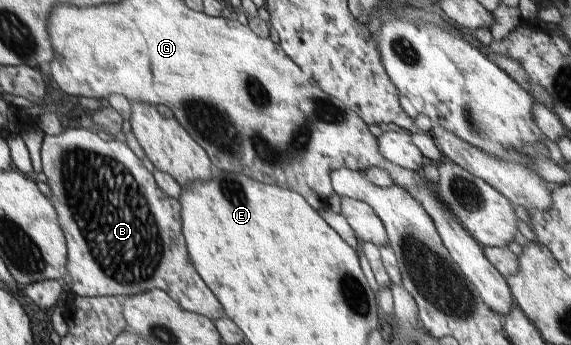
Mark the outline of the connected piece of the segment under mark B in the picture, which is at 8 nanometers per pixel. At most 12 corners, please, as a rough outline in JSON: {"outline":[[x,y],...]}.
{"outline":[[121,137],[40,149],[77,296],[226,316]]}

